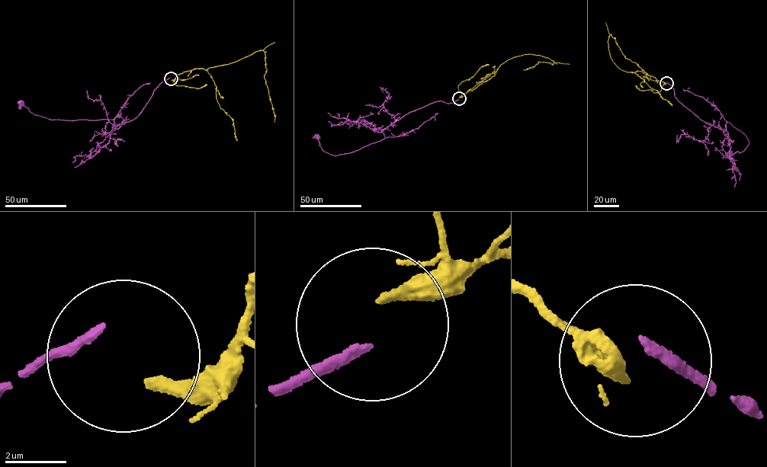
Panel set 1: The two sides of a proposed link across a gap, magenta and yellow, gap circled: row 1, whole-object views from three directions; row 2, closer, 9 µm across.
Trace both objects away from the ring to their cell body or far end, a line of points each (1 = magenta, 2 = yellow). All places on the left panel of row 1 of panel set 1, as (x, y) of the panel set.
1: (169, 78), (154, 90), (137, 116), (117, 129), (114, 120), (110, 119), (49, 119), (31, 113), (21, 102)
2: (171, 80), (183, 72), (199, 68), (206, 70), (262, 50), (267, 70), (264, 79), (275, 117), (274, 122)

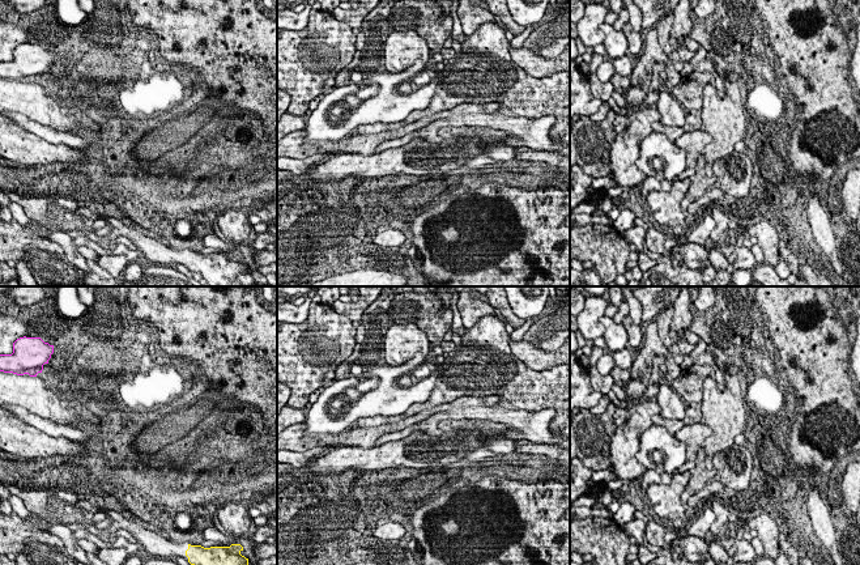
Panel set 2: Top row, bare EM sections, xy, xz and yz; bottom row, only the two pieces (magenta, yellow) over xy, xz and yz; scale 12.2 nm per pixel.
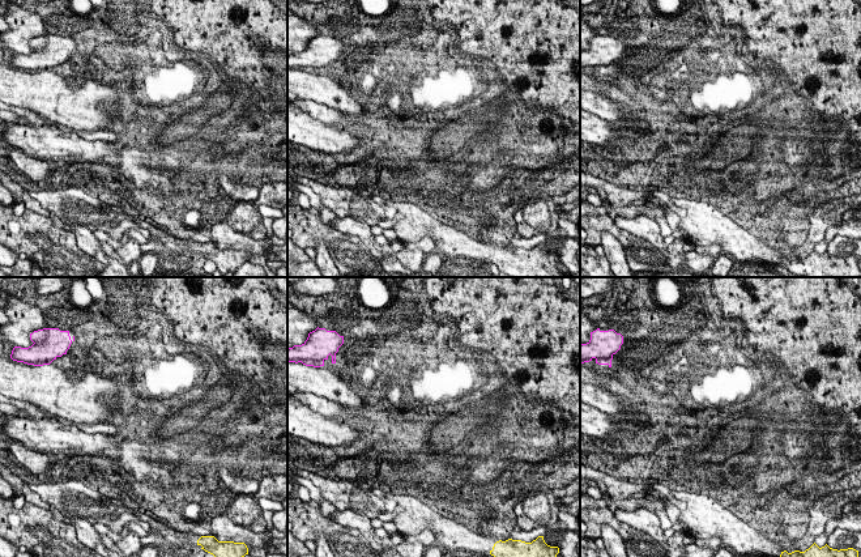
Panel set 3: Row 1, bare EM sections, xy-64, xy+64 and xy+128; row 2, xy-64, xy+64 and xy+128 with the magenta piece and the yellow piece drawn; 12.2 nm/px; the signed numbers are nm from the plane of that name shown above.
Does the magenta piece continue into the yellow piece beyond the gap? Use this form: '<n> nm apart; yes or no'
2800 nm apart; no

